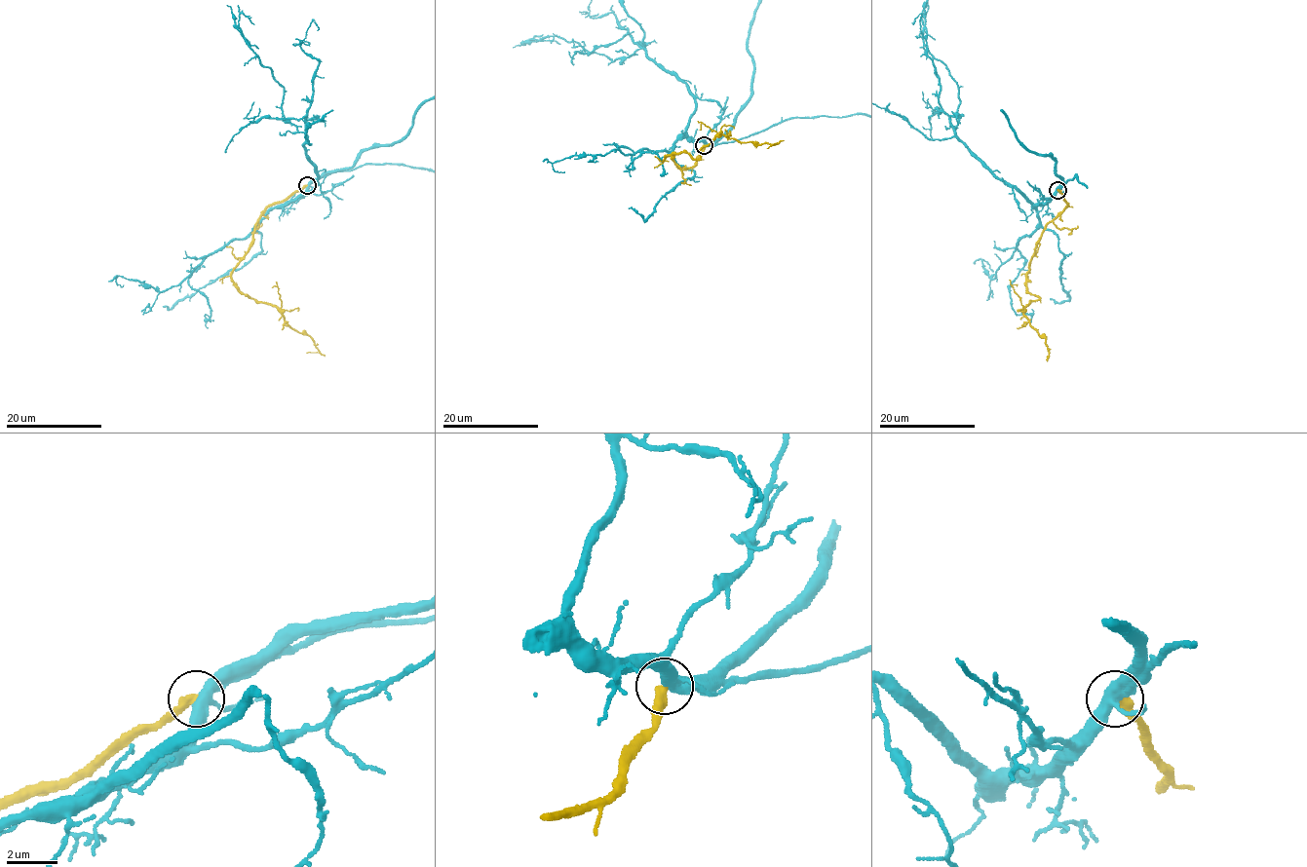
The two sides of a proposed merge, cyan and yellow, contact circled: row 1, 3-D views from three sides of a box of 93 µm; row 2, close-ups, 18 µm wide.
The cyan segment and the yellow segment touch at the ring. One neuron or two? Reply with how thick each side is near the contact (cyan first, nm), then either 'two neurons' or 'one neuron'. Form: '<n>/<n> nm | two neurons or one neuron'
400/400 nm | two neurons

